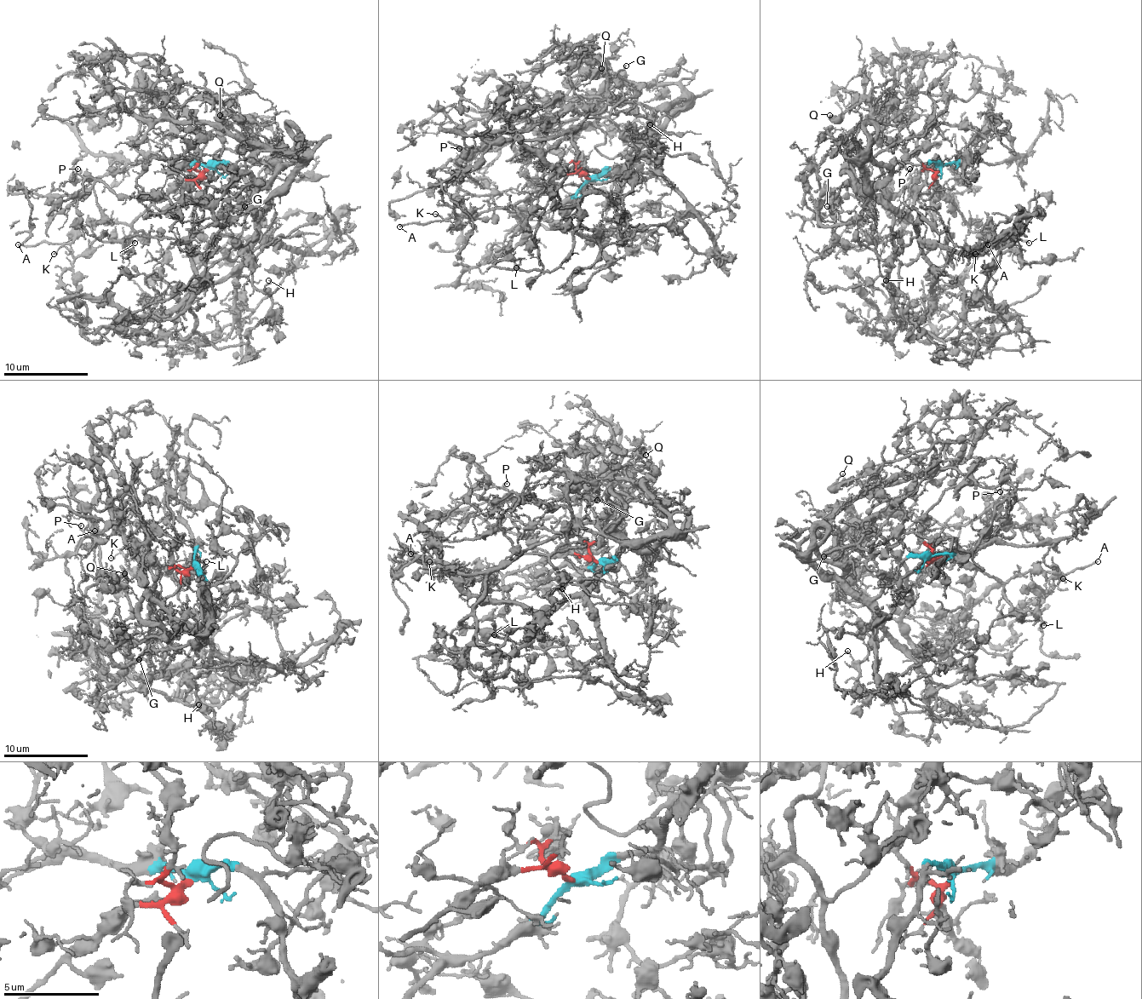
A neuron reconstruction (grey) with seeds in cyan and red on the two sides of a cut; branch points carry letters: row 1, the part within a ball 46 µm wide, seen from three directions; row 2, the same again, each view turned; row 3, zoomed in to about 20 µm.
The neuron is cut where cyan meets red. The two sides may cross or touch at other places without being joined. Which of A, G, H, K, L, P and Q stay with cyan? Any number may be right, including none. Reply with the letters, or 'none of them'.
G, H, P, Q

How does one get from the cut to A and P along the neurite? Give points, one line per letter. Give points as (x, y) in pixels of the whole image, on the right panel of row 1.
A: (939, 169), (936, 182), (969, 225), (973, 222), (986, 229), (979, 244), (988, 244)
P: (939, 168), (932, 163), (908, 209), (872, 199), (852, 222), (817, 218), (828, 198), (896, 198), (910, 168)

